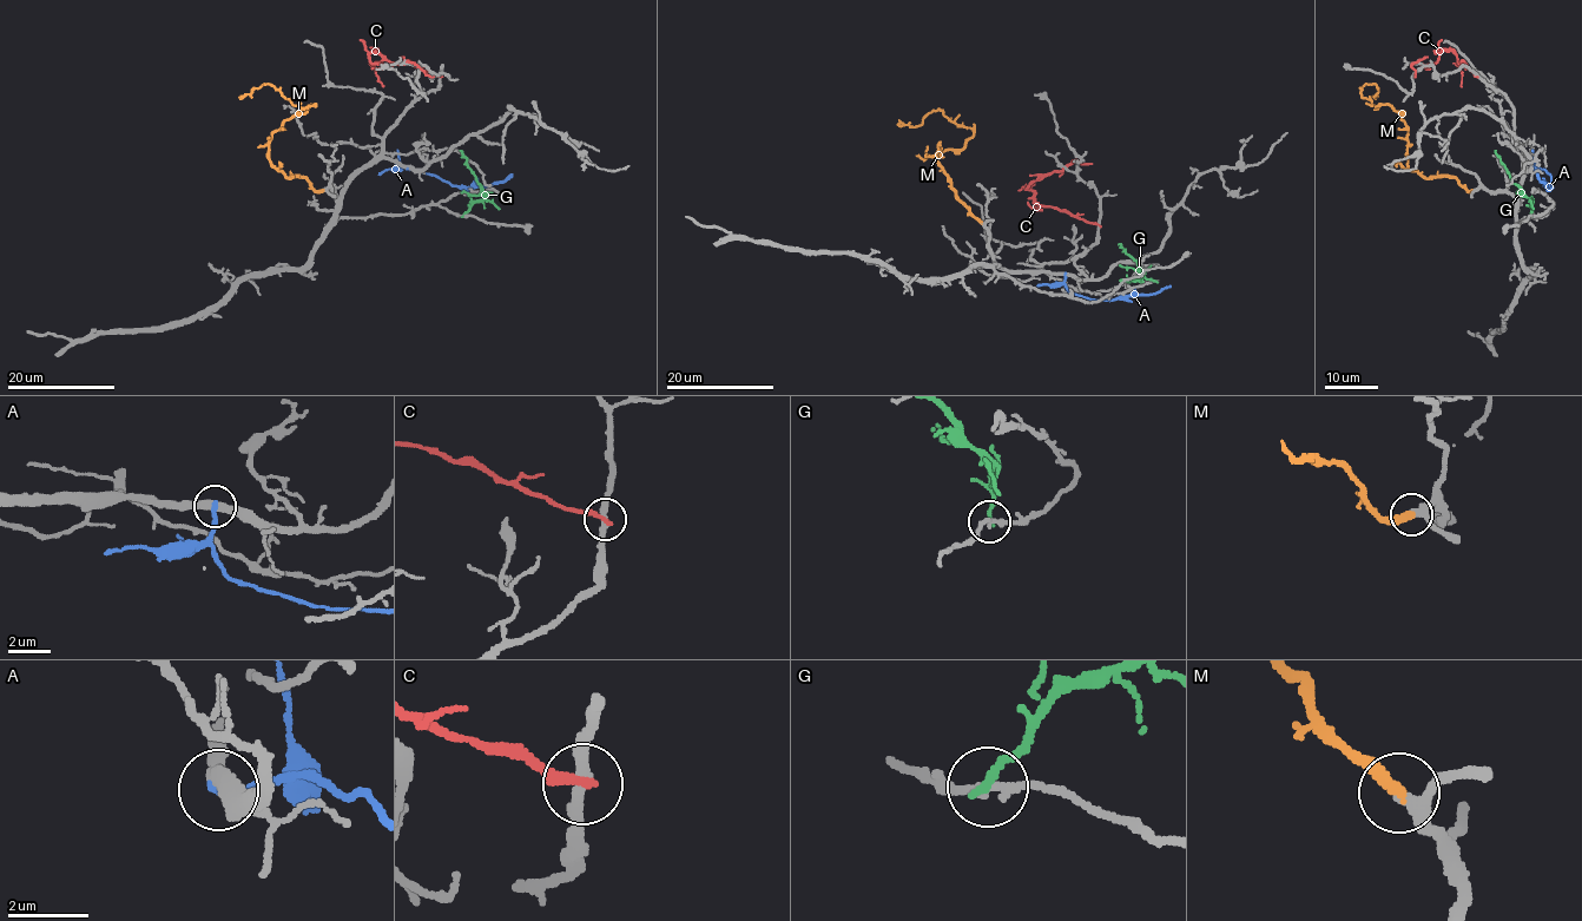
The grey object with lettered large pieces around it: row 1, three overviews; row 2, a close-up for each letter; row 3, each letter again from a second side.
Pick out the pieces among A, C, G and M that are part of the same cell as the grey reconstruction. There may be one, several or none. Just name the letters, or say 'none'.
M

